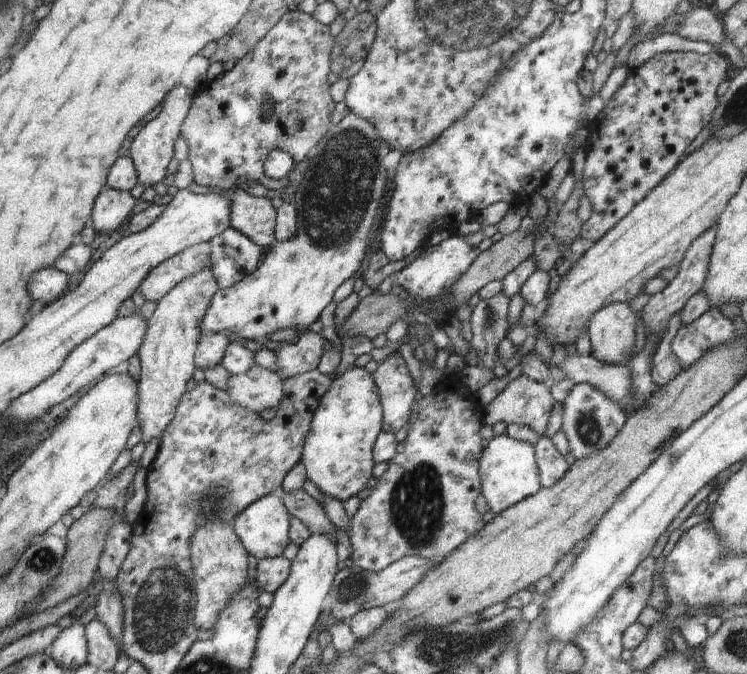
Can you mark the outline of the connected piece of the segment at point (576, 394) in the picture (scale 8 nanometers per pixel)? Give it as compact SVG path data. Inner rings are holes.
M588 382L576 384L574 388L570 390L570 394L566 396L562 408L562 428L560 431L563 432L568 439L570 453L575 460L588 458L588 456L592 456L596 450L608 446L628 418L628 416L623 413L622 408L618 406L616 400L608 398L600 388L596 388L596 386L588 384Z

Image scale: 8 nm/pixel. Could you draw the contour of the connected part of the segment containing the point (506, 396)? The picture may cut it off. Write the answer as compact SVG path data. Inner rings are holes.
M524 375L514 378L512 382L500 392L488 406L482 407L483 424L494 426L498 422L504 424L518 424L528 427L532 432L536 432L538 436L544 437L547 426L551 422L551 411L555 401L550 394L549 385L530 380Z

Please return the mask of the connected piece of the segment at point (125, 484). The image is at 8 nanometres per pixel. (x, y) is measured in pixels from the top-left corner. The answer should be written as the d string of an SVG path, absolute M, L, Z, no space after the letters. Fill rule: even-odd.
M139 461L129 466L112 481L103 482L96 488L96 499L91 507L108 508L115 511L122 511L125 509L127 489L133 484L133 476Z

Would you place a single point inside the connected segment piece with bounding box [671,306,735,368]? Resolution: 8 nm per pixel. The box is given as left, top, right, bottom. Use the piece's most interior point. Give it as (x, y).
(711, 329)

